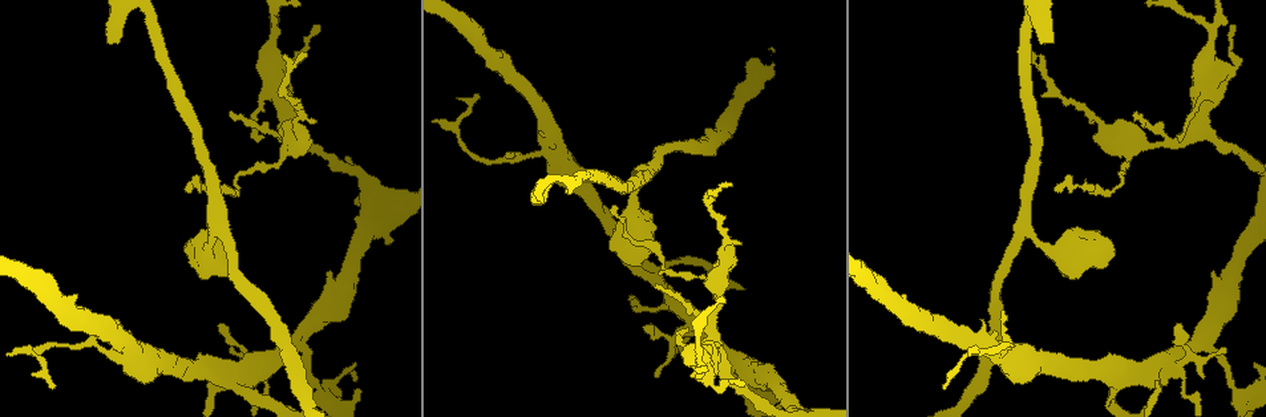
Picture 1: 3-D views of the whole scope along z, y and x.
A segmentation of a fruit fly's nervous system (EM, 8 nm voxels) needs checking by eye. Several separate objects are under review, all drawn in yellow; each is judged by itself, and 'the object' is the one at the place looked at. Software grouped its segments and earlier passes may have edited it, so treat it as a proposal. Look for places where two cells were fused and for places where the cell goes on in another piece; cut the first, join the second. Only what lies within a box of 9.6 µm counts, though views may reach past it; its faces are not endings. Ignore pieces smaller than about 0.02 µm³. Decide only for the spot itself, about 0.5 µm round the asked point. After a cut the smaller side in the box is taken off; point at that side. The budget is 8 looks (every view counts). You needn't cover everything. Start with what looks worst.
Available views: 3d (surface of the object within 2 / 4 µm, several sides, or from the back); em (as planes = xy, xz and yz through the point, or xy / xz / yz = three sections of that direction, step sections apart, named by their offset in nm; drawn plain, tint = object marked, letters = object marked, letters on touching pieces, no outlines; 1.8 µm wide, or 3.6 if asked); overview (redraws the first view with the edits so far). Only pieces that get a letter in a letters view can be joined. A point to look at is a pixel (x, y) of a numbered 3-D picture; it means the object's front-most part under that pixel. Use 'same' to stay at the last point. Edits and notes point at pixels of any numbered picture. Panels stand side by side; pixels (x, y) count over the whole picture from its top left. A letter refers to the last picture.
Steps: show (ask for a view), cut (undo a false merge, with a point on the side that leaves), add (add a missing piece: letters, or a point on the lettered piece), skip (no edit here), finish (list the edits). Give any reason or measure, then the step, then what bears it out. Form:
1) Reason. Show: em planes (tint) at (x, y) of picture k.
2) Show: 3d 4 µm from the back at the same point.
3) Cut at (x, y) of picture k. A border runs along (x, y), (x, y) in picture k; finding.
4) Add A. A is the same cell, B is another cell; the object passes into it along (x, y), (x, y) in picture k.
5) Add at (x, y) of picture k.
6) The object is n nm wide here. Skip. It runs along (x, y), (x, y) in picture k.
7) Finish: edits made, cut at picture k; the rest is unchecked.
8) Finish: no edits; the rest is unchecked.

Show: em planes (letters) at (1054, 43) of picture 1.

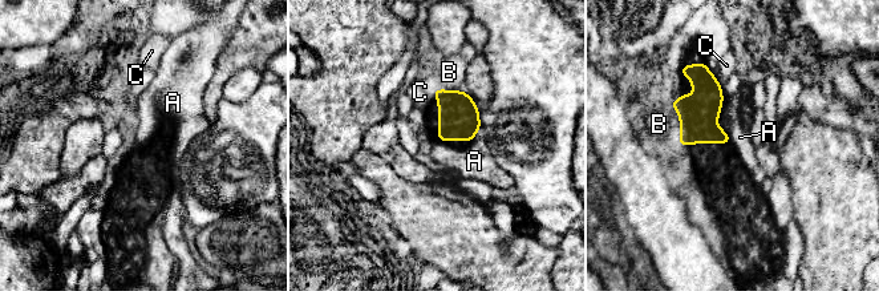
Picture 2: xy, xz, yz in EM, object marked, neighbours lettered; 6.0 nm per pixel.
Skip. A, B and C are other cells; a border runs along (479, 128), (469, 142) in picture 2; no lettered piece goes on from it.

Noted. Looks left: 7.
An open end. Show: em planes (plain) at (509, 152) of picture 1.

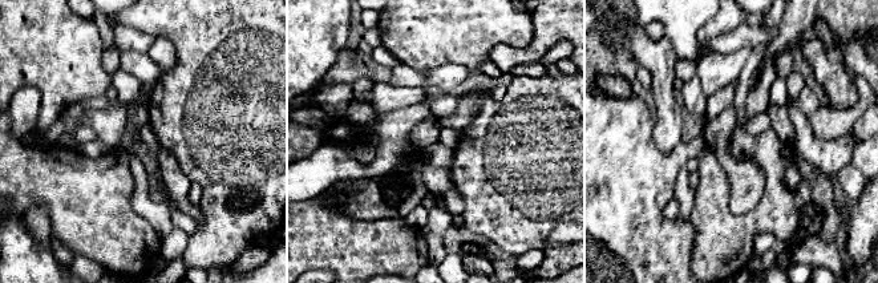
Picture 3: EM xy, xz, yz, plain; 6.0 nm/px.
What lies round it. Show: em planes (letters) at the same point.

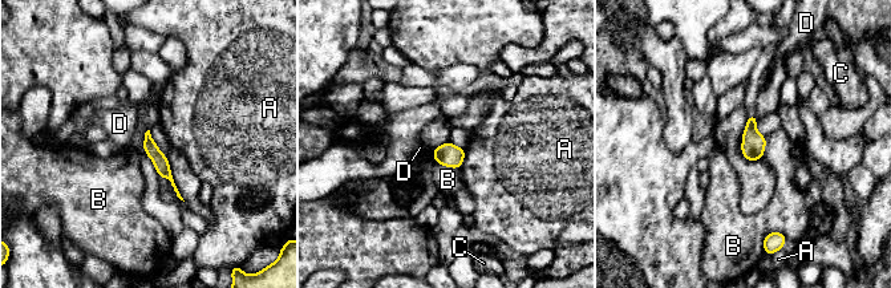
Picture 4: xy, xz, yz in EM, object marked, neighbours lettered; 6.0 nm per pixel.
The object is 90 nm wide here. Skip. A, B, C and D are other cells; a border runs along (432, 150), (437, 162), (458, 169) in picture 4; no lettered piece goes on from it.

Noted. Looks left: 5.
Sudden change in width. Show: 3d 4 µm at (713, 286) of picture 1.

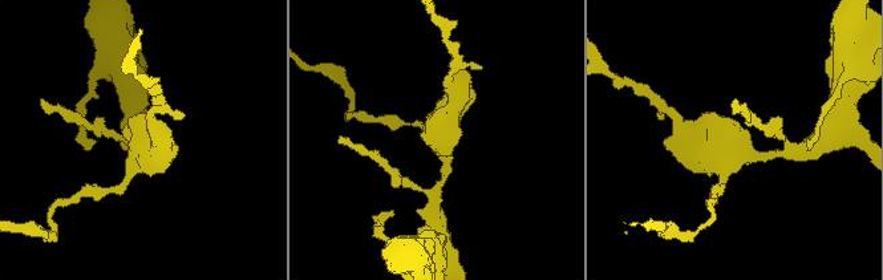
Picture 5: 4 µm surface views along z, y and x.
3 arms meet here. Show: em xy step 4 (tint) at (142, 146) of picture 5.

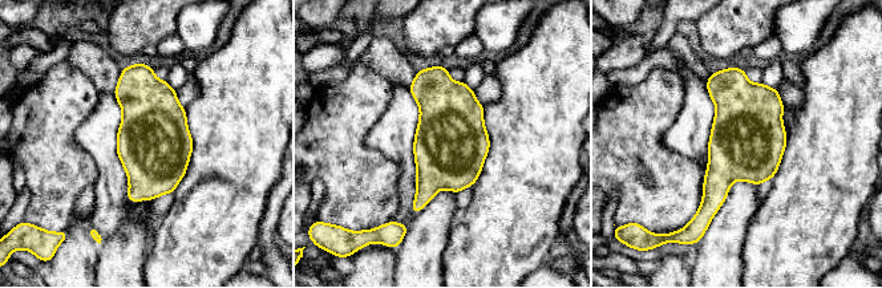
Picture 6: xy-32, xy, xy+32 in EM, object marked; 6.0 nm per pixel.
Show: em planes (letters) at the same point.

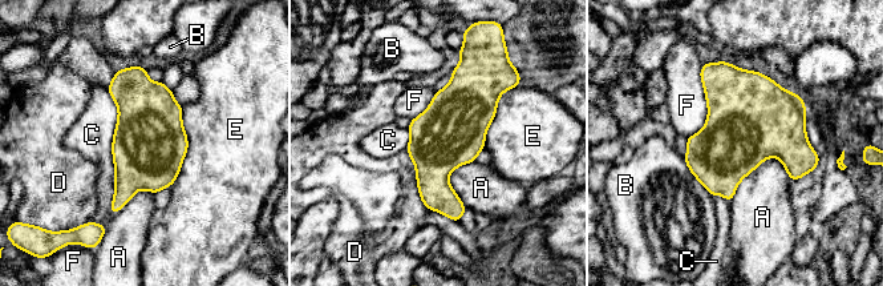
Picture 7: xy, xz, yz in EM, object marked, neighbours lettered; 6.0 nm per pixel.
The object is 420 nm wide here. Skip. A, B, C, D, E and F are other cells; a border runs along (106, 89), (117, 108), (114, 214) in picture 7; all the same cell.

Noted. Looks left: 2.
Finish: no edits; the rest is unchecked.

